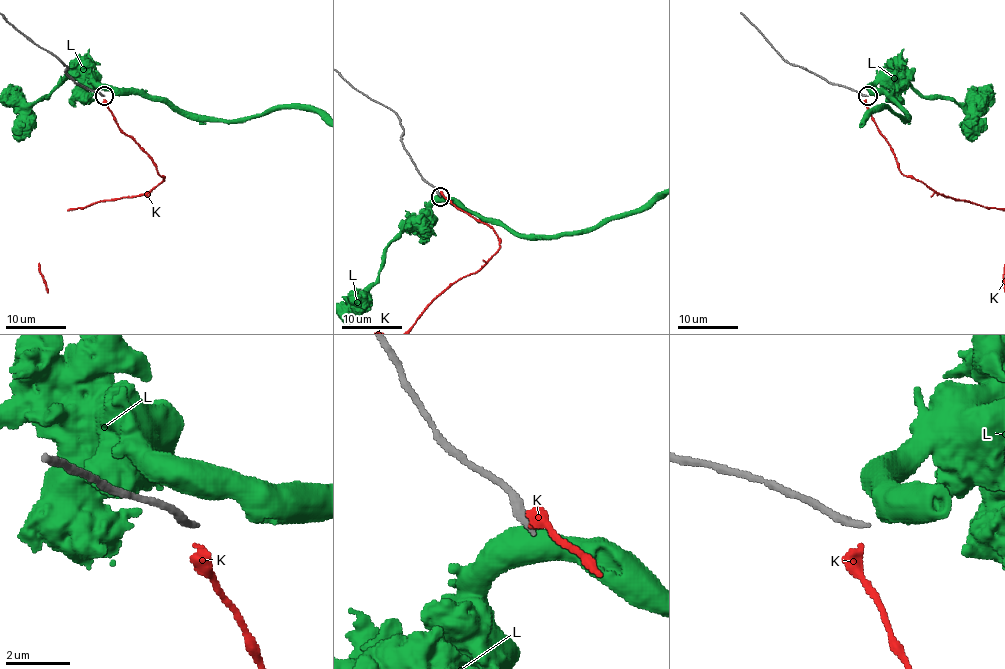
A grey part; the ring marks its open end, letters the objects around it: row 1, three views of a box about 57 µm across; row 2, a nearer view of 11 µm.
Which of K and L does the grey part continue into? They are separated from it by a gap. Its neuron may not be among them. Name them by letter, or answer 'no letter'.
no letter

